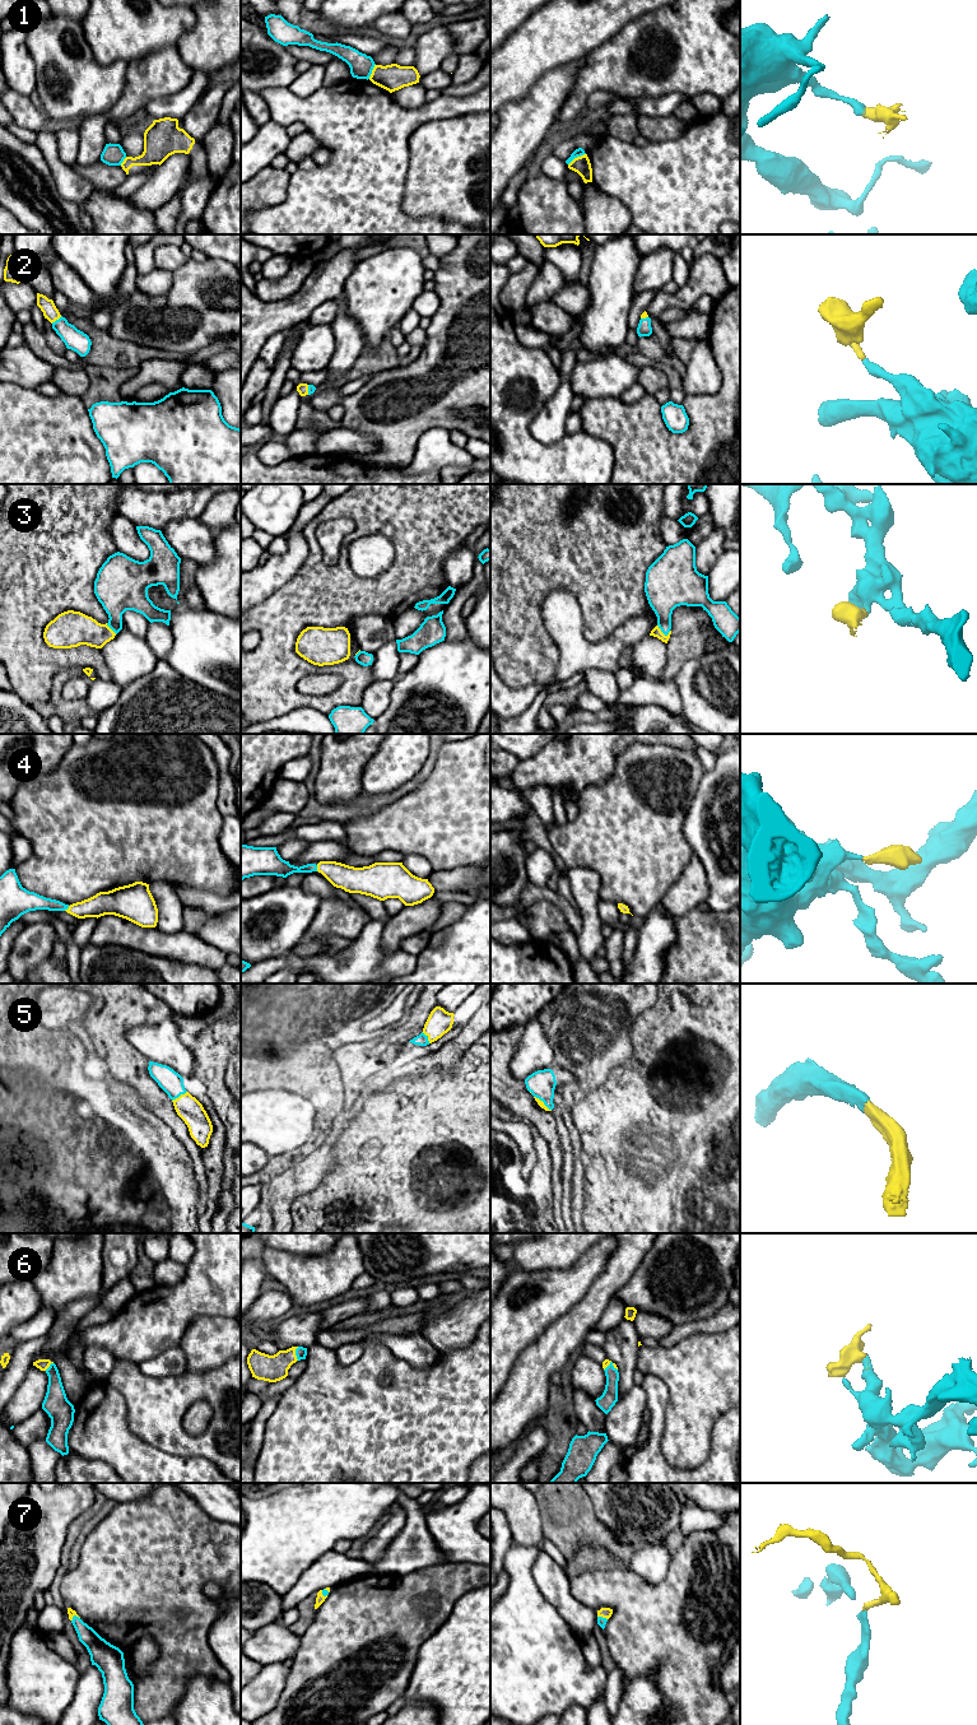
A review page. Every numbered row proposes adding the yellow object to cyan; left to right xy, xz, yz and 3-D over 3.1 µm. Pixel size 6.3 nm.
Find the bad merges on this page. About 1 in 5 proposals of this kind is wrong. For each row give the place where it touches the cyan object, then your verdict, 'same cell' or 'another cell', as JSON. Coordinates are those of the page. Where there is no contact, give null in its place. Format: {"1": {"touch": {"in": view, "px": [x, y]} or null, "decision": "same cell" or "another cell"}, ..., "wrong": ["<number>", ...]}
{"1": {"touch": {"in": "yz", "px": [576, 157]}, "decision": "another cell"}, "2": {"touch": {"in": "xy", "px": [56, 320]}, "decision": "same cell"}, "3": {"touch": {"in": "yz", "px": [663, 632]}, "decision": "same cell"}, "4": {"touch": {"in": "xy", "px": [66, 909]}, "decision": "same cell"}, "5": {"touch": {"in": "xy", "px": [178, 1096]}, "decision": "same cell"}, "6": {"touch": {"in": "xz", "px": [296, 1353]}, "decision": "same cell"}, "7": {"touch": {"in": "xz", "px": [324, 1589]}, "decision": "same cell"}, "wrong": ["1"]}

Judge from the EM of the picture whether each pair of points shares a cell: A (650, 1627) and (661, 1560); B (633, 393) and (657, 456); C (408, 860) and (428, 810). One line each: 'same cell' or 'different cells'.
A: different cells
B: different cells
C: different cells

